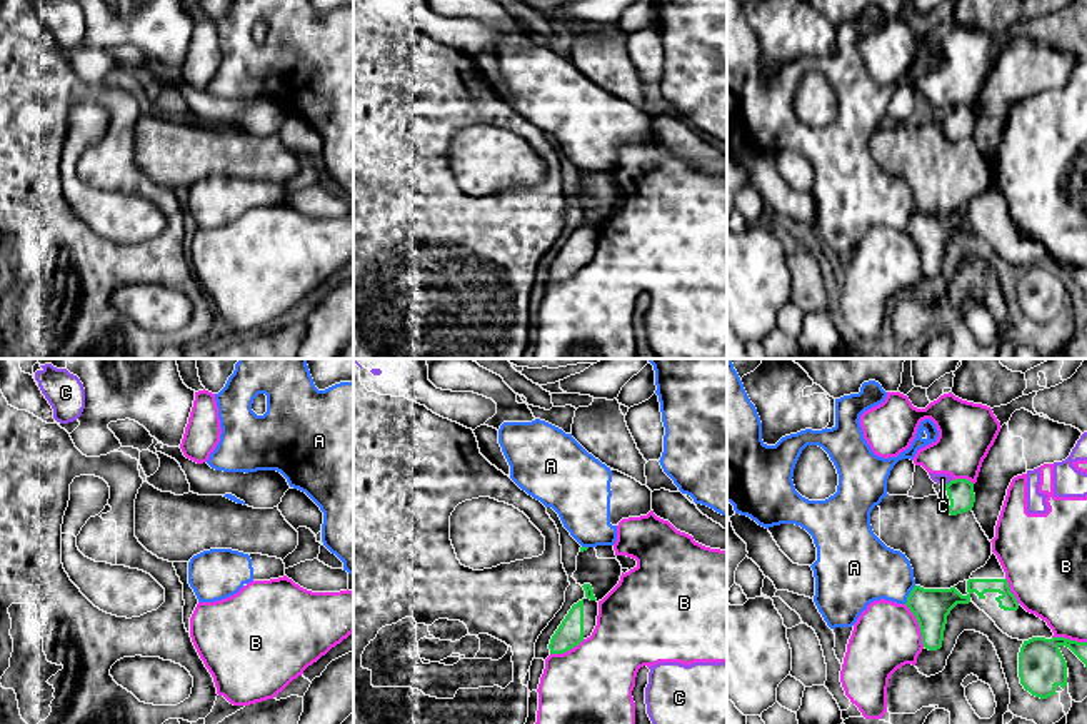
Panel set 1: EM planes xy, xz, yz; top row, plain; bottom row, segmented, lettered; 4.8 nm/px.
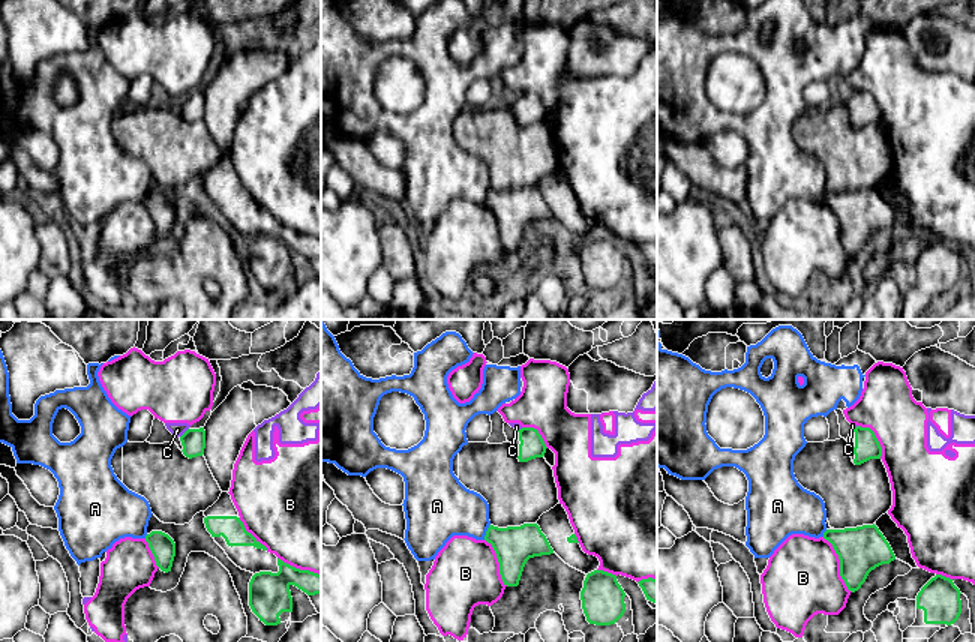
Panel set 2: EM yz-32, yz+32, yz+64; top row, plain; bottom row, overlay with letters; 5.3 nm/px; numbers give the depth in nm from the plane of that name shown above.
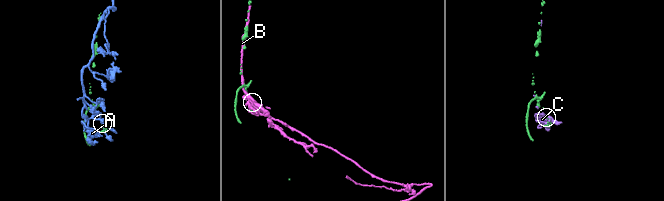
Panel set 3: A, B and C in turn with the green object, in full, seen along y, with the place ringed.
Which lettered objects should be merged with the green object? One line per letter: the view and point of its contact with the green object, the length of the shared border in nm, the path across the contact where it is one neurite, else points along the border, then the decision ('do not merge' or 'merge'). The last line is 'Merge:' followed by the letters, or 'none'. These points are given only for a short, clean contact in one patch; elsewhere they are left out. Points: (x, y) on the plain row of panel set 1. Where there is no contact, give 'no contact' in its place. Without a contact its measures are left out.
A: meets green in yz at (909, 221); contact 110 nm long; border along yz (916, 212), (904, 229); do not merge
B: meets green in yz at (919, 252); contact 220 nm long; do not merge
C: meets green in yz at (946, 110); contact 60 nm long; border along yz (951, 105), (942, 112); do not merge
Merge: none

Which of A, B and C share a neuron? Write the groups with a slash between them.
A / B C

